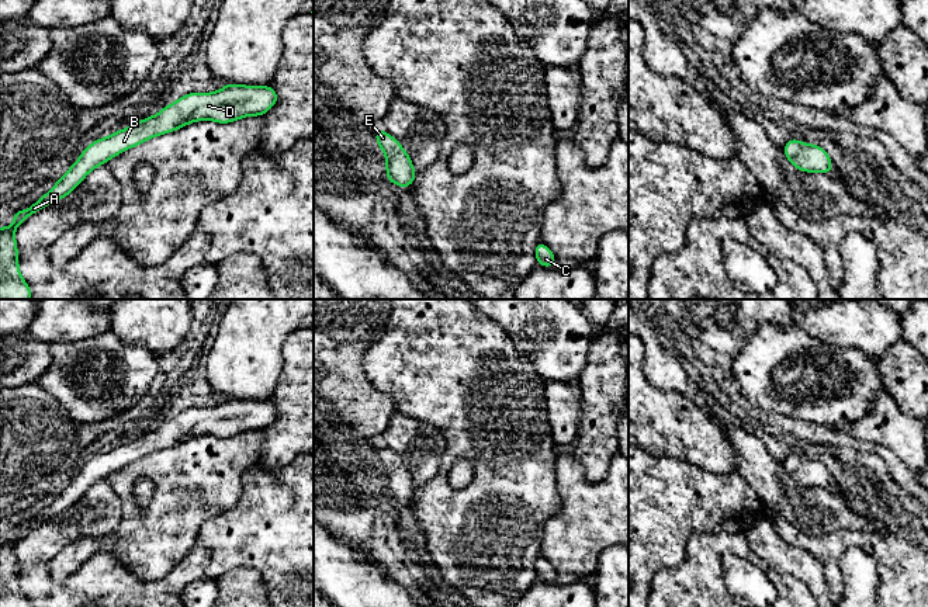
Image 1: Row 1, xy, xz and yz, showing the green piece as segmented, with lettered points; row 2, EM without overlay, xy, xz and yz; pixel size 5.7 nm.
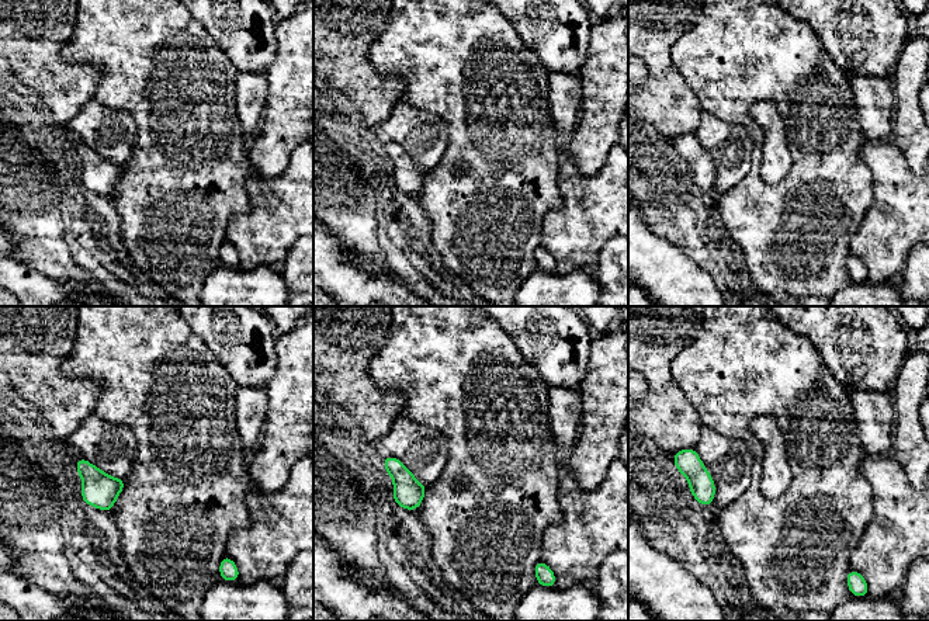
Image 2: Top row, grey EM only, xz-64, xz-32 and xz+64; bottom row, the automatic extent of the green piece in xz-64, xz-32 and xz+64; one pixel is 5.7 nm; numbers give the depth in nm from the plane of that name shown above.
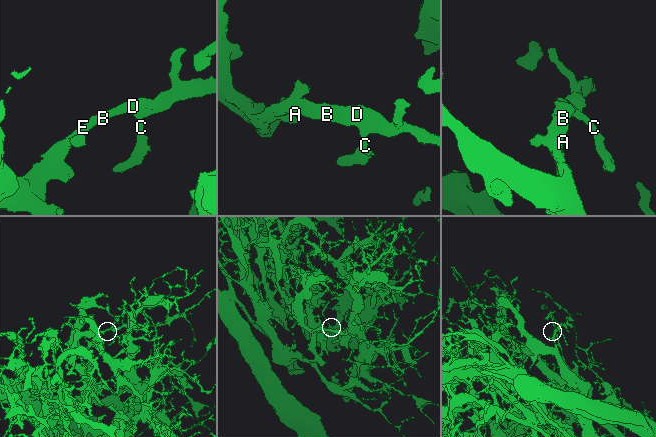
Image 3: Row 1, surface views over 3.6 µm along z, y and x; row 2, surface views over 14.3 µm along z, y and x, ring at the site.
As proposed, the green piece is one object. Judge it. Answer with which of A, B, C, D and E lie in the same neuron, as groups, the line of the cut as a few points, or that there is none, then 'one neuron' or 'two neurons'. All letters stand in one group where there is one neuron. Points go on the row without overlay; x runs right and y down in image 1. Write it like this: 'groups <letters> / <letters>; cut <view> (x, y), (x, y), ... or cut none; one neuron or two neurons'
groups A B C D E; cut none; one neuron

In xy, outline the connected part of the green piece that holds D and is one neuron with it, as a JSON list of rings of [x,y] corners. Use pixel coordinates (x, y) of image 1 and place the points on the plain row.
[[[226,398],[214,407],[188,407],[148,431],[107,452],[90,458],[72,478],[52,504],[24,526],[14,526],[8,542],[0,542],[0,607],[31,607],[18,582],[15,544],[31,530],[69,510],[96,482],[148,454],[180,444],[191,437],[210,434],[219,438],[239,433],[264,430],[278,416],[271,400],[243,400]]]

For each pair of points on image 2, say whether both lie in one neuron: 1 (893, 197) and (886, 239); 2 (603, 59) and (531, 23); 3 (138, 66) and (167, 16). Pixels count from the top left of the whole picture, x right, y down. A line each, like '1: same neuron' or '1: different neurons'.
1: same neuron
2: different neurons
3: same neuron

